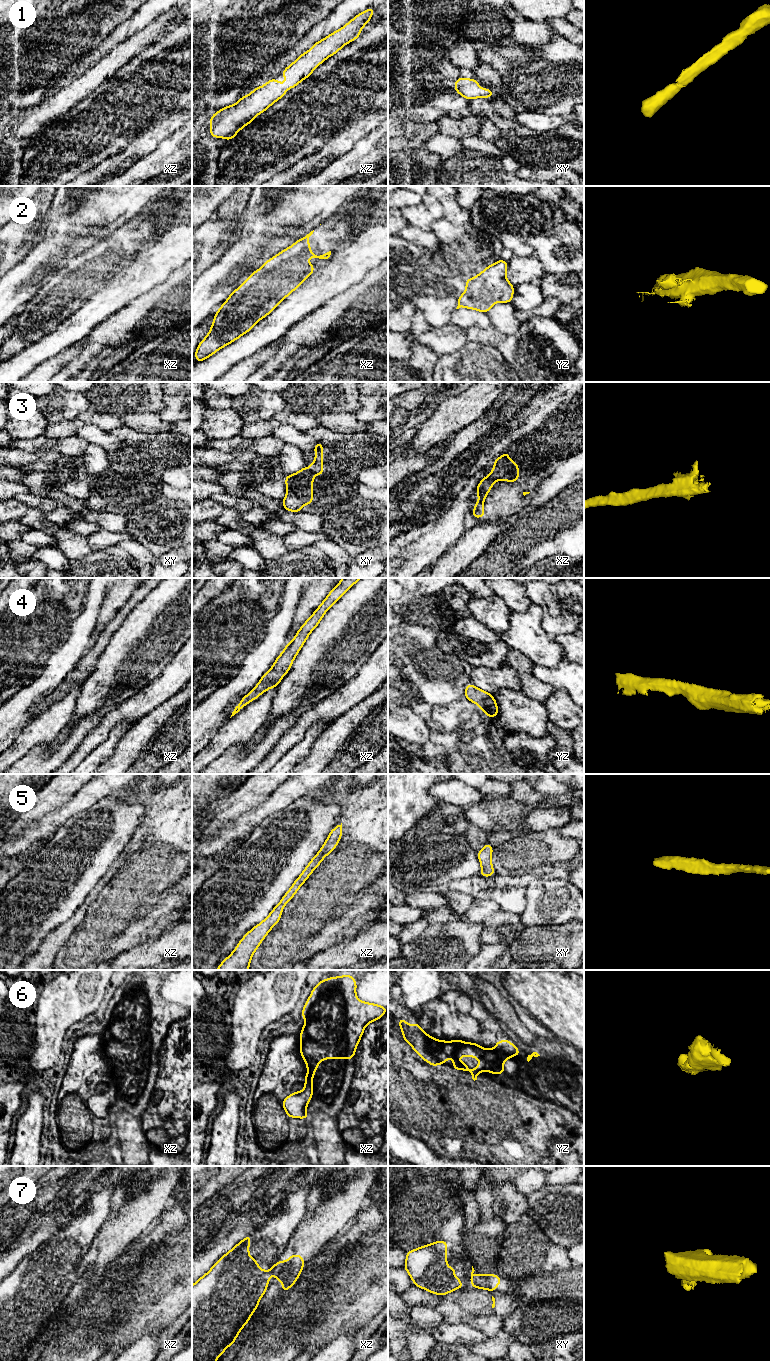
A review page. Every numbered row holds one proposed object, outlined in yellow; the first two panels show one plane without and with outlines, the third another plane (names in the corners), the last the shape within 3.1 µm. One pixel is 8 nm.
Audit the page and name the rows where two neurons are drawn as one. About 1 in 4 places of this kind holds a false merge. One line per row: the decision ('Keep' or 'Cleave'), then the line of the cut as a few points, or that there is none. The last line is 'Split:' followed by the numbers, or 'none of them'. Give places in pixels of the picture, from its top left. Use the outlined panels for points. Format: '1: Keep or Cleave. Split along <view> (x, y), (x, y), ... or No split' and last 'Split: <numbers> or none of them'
1: Keep. No split
2: Keep. No split
3: Keep. No split
4: Keep. No split
5: Keep. No split
6: Cleave. Split along yz (496, 1047), (511, 1056)
7: Cleave. Split along xz (276, 1264), (274, 1268)
Split: 6, 7

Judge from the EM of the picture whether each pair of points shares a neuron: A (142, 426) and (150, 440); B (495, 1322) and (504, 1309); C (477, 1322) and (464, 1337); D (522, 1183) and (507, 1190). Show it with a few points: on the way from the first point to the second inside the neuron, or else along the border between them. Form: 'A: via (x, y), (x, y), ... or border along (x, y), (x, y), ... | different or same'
A: border along (164, 430), (136, 432) | different
B: border along (493, 1312), (502, 1318) | different
C: border along (467, 1324), (477, 1328), (486, 1337) | different
D: border along (512, 1183), (518, 1191), (526, 1196) | different

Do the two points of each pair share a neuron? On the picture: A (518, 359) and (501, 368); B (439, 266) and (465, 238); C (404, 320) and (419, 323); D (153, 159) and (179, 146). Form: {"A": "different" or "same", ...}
{"A": "different", "B": "same", "C": "different", "D": "same"}

